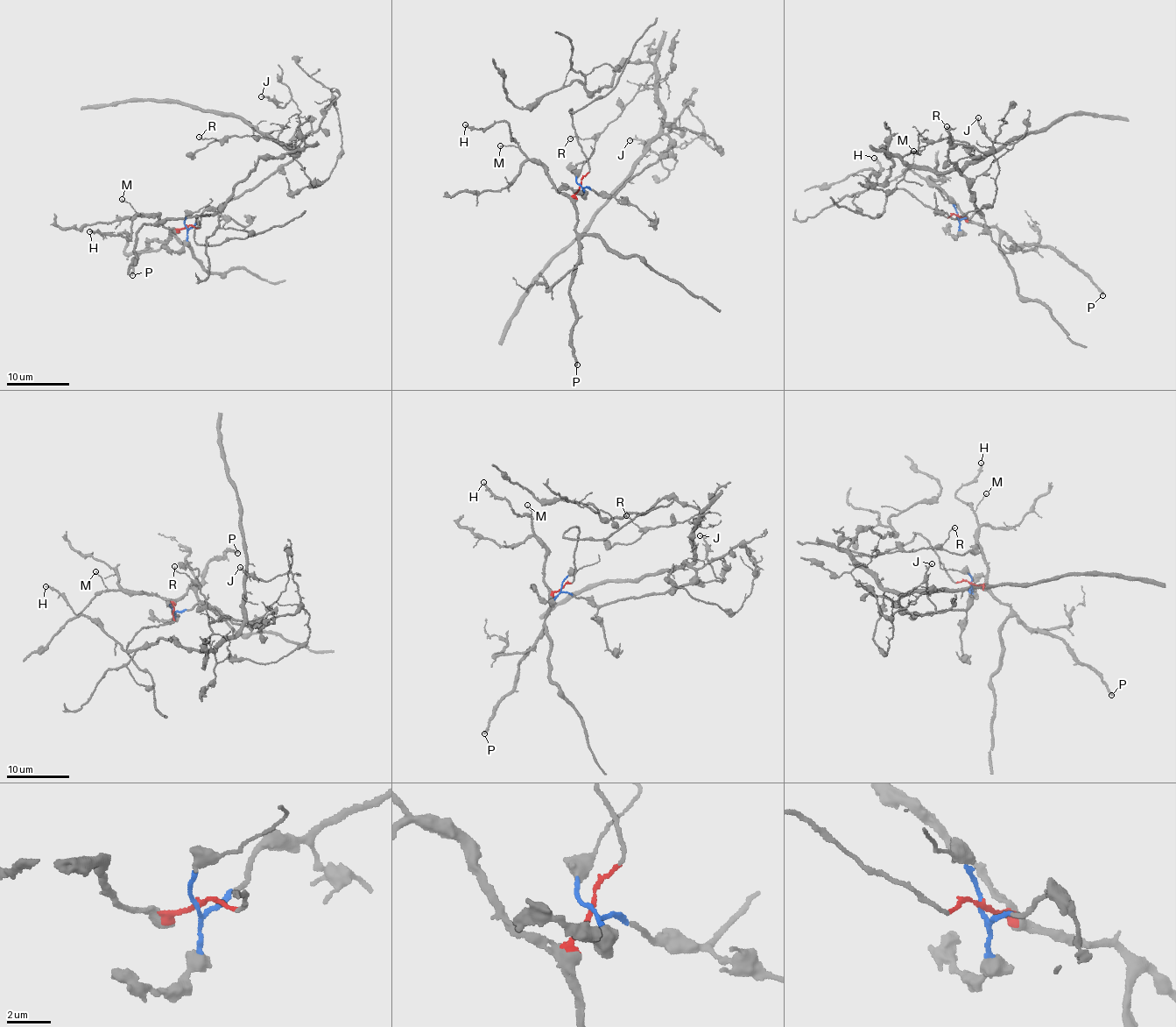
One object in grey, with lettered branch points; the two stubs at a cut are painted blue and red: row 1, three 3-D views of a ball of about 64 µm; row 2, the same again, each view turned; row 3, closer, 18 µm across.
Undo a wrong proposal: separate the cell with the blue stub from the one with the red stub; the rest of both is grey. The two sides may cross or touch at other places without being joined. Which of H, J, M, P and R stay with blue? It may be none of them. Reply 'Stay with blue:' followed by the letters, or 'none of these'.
Stay with blue: J, R

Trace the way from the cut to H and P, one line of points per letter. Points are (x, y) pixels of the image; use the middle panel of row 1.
H: (580, 185), (573, 194), (563, 196), (541, 166), (512, 140), (506, 123), (470, 130), (465, 124)
P: (580, 185), (575, 204), (578, 258), (570, 286), (576, 322), (571, 342), (577, 365)

